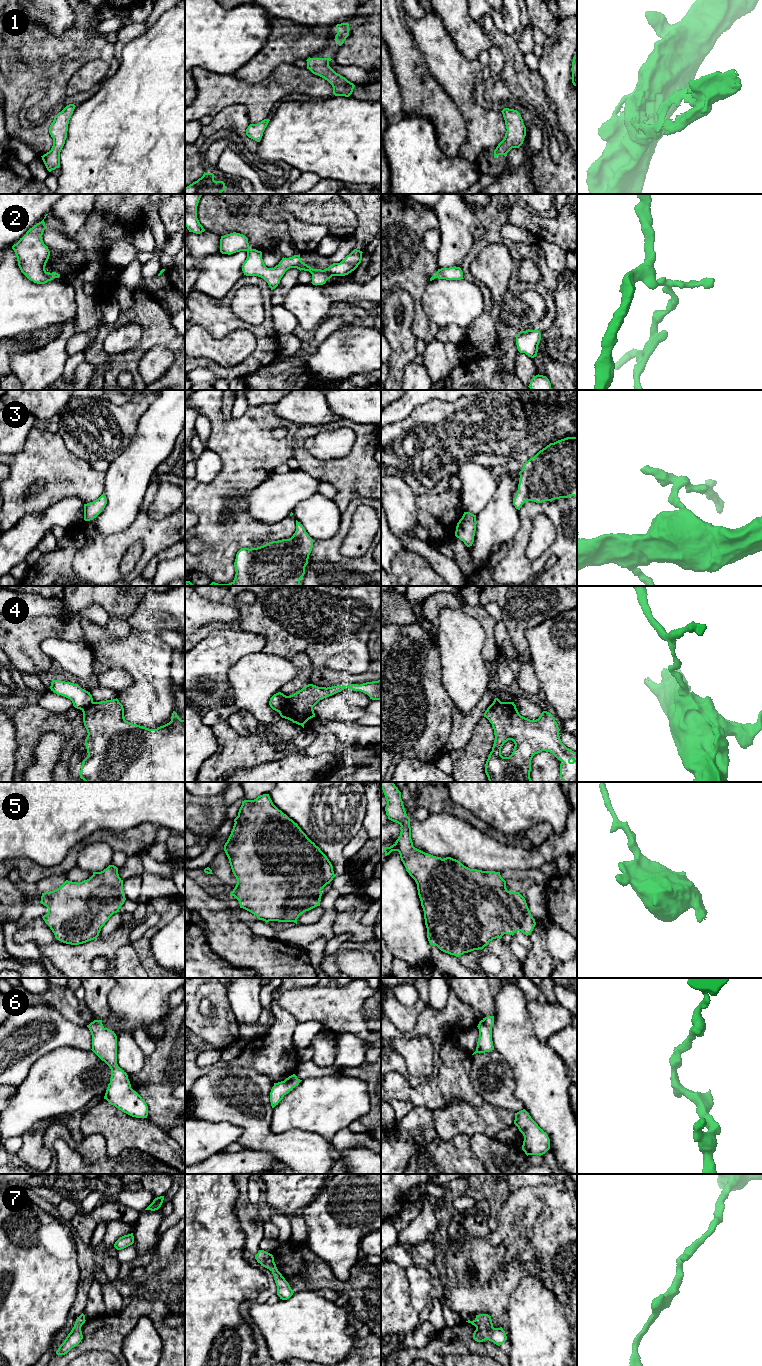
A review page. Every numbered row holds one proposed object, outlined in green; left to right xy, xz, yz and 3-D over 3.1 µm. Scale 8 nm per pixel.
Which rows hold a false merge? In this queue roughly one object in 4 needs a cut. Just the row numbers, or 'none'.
4

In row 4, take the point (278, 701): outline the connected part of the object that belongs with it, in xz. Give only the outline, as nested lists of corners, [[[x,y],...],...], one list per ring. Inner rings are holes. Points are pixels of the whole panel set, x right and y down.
[[[281,692],[274,694],[269,701],[270,707],[277,711],[281,712],[287,704],[287,696]]]

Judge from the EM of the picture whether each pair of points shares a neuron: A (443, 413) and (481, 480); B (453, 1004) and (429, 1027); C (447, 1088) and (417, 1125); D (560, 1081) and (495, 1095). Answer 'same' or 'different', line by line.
A: different
B: same
C: different
D: different

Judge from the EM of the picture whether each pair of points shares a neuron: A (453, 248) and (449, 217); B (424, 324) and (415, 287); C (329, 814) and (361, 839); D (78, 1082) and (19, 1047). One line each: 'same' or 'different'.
A: same
B: same
C: different
D: different

